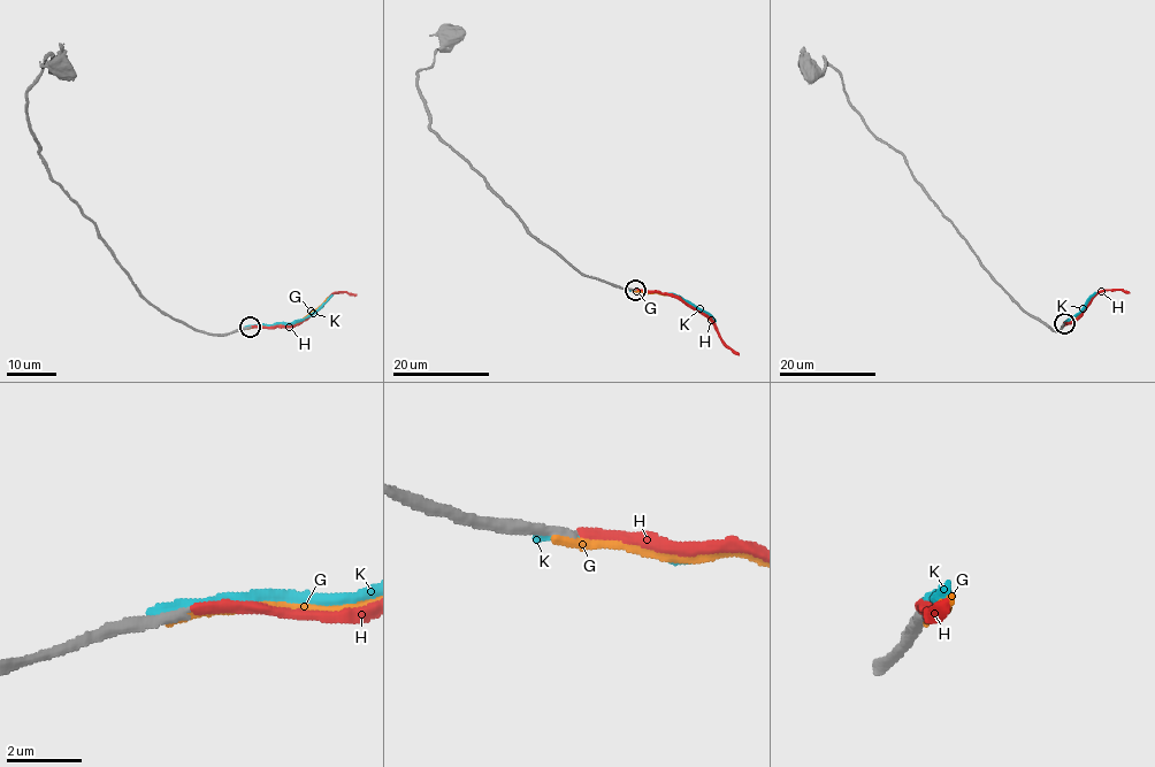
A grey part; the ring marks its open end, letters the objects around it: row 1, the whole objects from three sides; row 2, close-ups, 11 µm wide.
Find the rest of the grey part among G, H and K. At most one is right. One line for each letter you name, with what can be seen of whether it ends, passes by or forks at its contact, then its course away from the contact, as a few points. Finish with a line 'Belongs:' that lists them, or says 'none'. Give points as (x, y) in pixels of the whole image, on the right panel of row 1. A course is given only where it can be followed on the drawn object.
H: it ends | via (1064, 323), (1083, 312), (1100, 291), (1119, 289), (1130, 292)
Belongs: H

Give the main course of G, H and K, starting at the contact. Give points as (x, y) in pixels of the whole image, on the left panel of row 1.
G: (249, 328), (293, 324), (313, 313), (328, 297)
H: (251, 327), (295, 326), (312, 315), (331, 294), (344, 292), (357, 296)
K: (246, 328), (293, 323), (318, 311), (333, 296)

